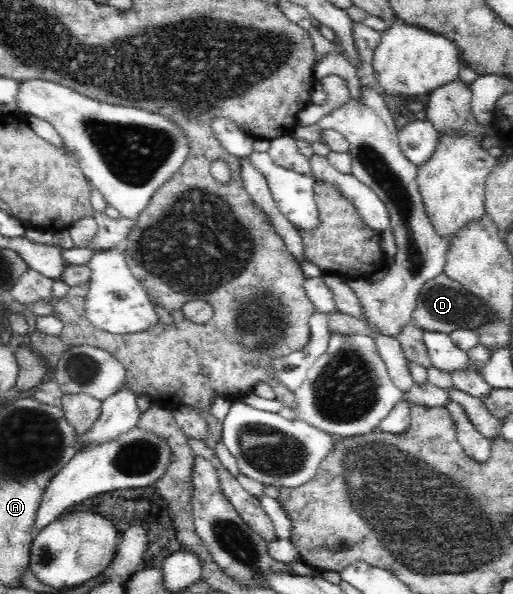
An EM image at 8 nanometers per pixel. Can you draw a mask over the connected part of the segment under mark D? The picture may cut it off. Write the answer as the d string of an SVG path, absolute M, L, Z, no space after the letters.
M445 272L425 281L413 312L412 320L424 331L436 331L445 334L450 334L456 329L467 329L478 333L481 326L495 323L495 317L497 317L493 316L493 312L488 309L480 297L473 295L460 283L447 277Z

